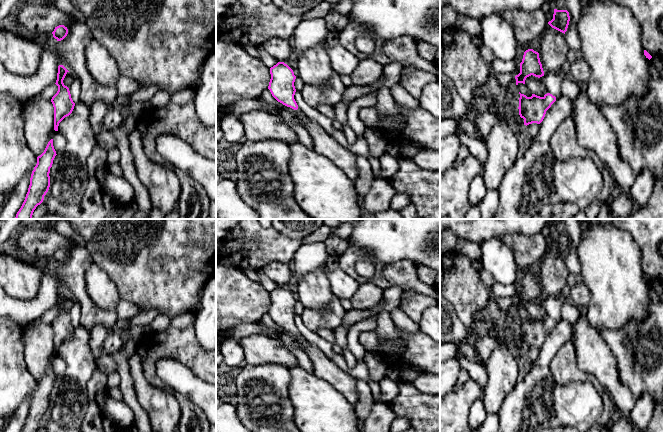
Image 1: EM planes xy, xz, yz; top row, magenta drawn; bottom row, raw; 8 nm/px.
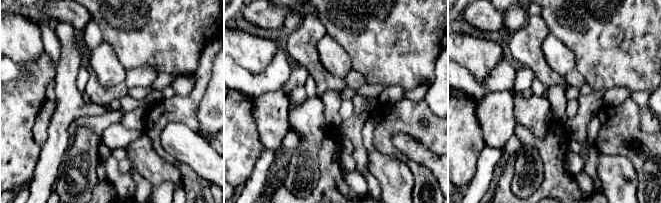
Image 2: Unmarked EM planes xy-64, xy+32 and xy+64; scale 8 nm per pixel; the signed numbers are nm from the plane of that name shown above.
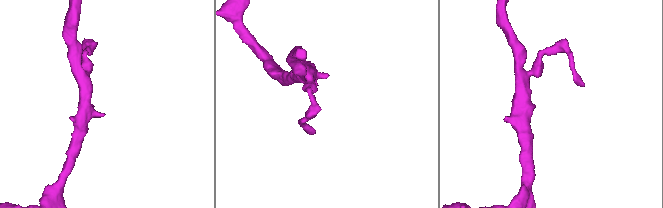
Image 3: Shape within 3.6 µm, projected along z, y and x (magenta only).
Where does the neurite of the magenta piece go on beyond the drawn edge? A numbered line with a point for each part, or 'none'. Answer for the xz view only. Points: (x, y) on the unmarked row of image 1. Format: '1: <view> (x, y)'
none

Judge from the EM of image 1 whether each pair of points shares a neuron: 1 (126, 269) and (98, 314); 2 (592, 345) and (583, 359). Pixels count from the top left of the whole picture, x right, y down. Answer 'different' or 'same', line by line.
1: different
2: same

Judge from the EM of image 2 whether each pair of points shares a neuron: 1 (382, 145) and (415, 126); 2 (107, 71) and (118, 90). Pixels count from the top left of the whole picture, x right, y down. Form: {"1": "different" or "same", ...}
{"1": "same", "2": "different"}

